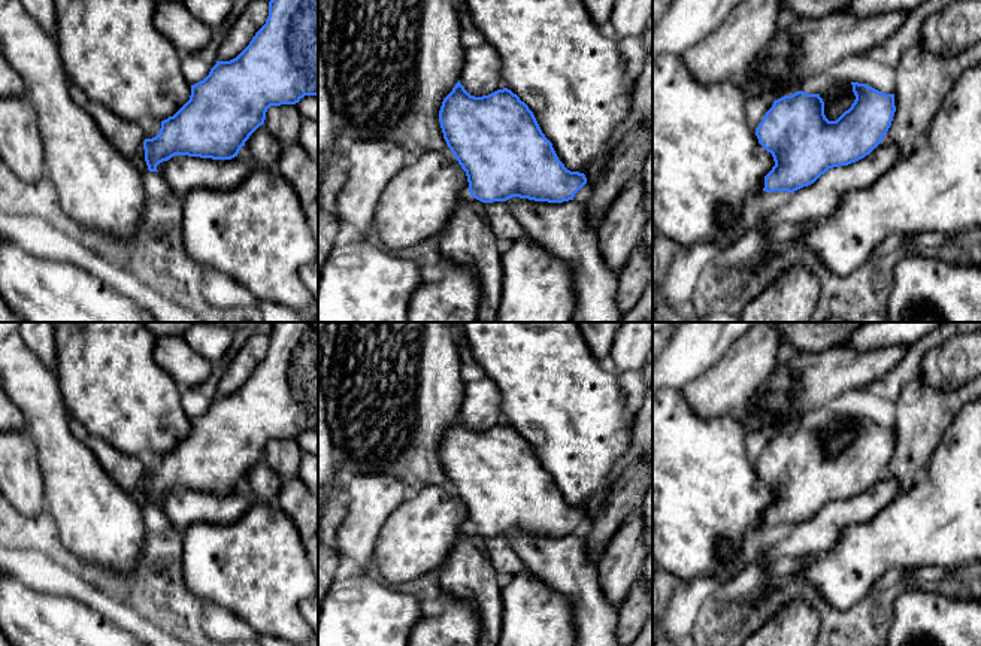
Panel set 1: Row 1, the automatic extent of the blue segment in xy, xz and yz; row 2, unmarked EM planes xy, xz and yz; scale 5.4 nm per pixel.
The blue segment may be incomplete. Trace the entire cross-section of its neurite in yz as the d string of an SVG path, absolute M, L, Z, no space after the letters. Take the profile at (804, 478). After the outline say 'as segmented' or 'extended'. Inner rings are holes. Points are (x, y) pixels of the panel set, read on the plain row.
M851 419L856 434L836 455L826 452L820 428L797 425L775 434L756 462L775 495L763 525L788 527L784 539L763 546L763 573L782 558L829 552L845 528L876 519L902 492L884 471L896 446L894 428Z; extended

